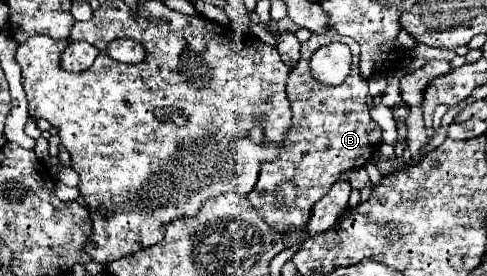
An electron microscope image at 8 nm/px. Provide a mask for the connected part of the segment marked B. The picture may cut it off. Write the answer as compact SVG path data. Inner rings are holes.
M307 62L293 64L287 82L293 124L289 128L289 136L285 138L285 152L279 156L279 160L263 164L259 180L249 194L249 200L257 214L261 214L261 218L275 232L285 234L305 228L311 206L329 192L329 188L339 180L339 176L373 160L375 150L381 142L381 126L375 124L369 116L367 94L367 82L361 80L357 68L353 68L349 78L337 88L321 88L313 80ZM283 180L293 180L299 188L299 196L291 208L277 208L271 200L275 186Z

